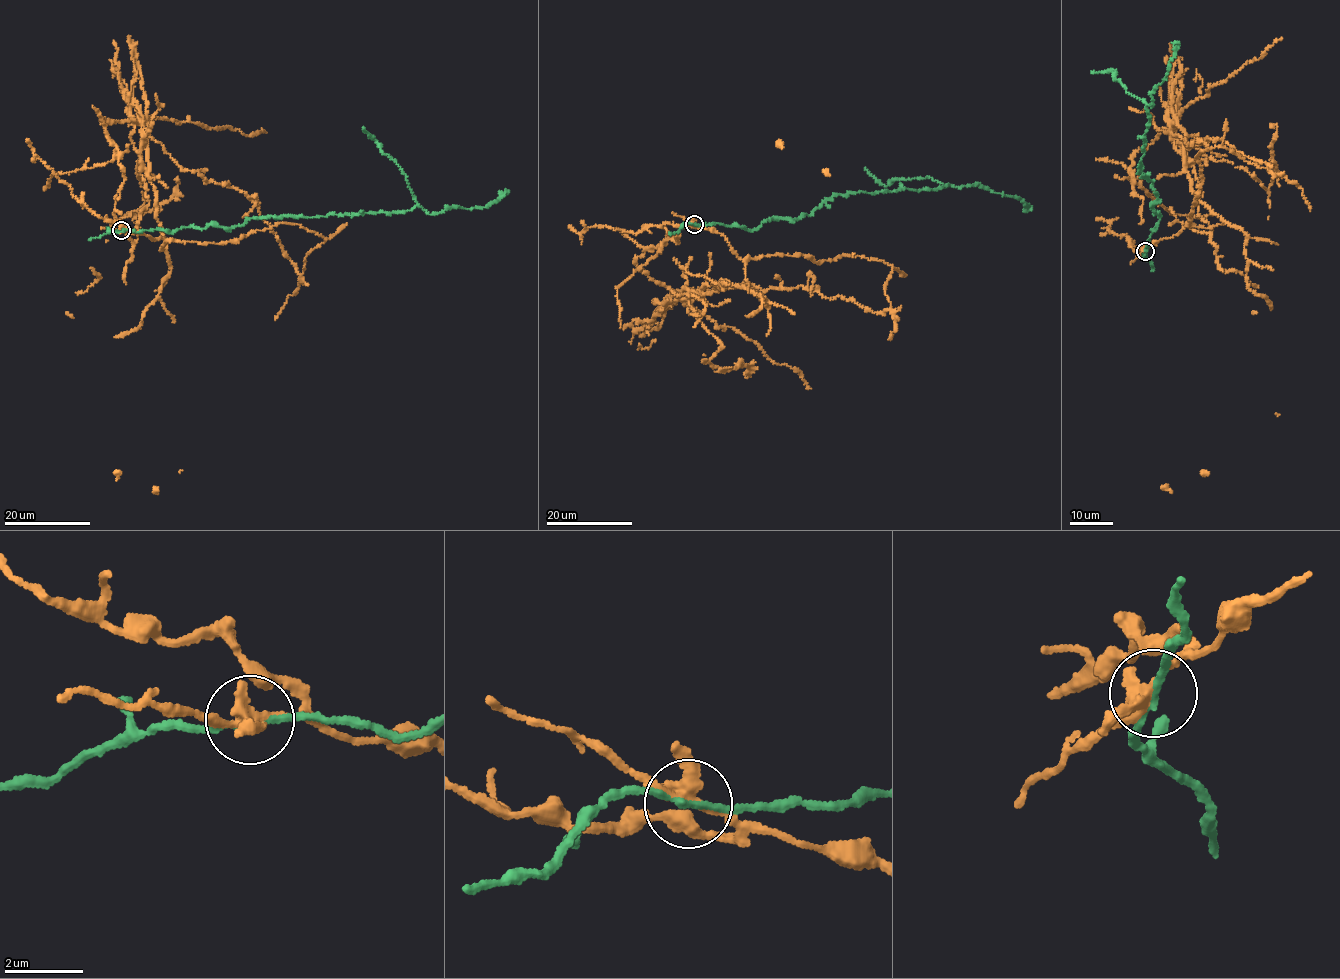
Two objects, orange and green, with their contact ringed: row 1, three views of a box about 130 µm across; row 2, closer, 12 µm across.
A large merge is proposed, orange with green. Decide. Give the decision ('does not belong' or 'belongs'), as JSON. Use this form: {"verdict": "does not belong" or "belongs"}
{"verdict": "does not belong"}

